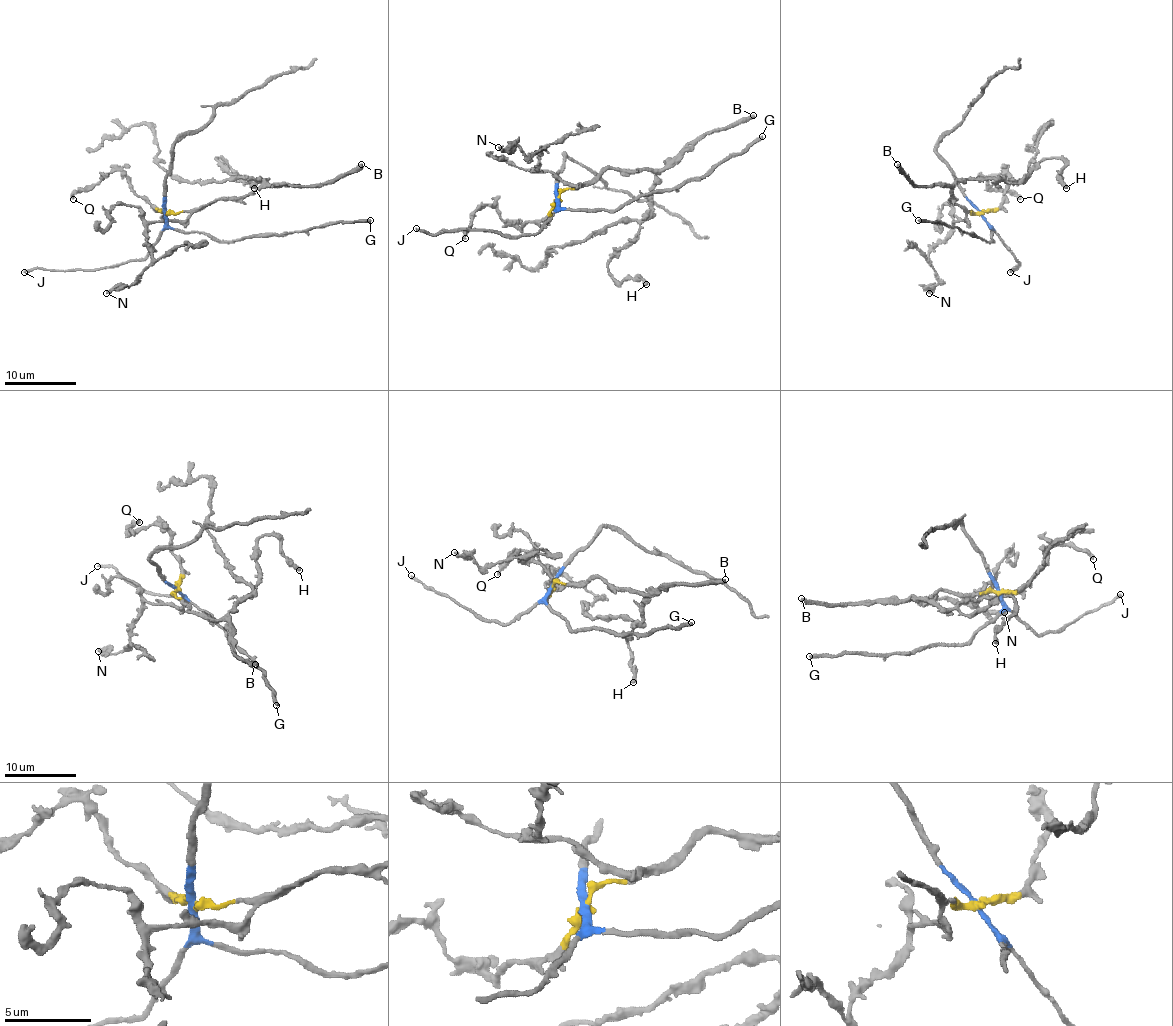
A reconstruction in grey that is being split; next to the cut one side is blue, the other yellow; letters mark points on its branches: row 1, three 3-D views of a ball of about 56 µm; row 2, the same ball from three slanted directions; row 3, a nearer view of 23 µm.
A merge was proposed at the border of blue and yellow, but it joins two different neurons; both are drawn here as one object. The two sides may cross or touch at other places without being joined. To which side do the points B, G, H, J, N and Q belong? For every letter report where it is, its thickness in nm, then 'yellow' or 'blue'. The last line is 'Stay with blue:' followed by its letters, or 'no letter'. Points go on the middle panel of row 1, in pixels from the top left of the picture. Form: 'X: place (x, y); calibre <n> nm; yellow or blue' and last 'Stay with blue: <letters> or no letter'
B: place (753, 115); calibre 440 nm; yellow
G: place (762, 136); calibre 340 nm; blue
H: place (646, 284); calibre 400 nm; yellow
J: place (416, 228); calibre 240 nm; blue
N: place (498, 147); calibre 360 nm; yellow
Q: place (465, 238); calibre 320 nm; yellow
Stay with blue: G, J

